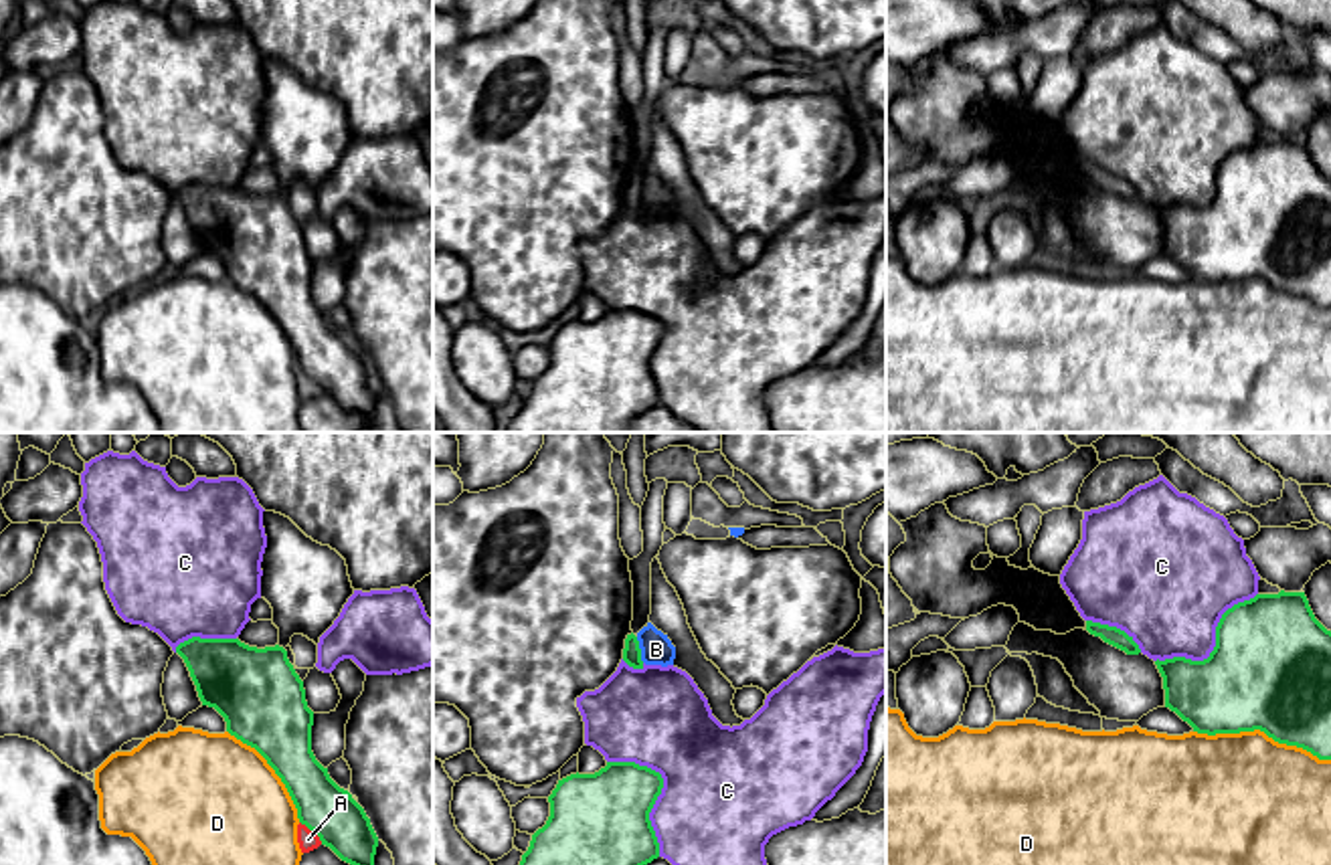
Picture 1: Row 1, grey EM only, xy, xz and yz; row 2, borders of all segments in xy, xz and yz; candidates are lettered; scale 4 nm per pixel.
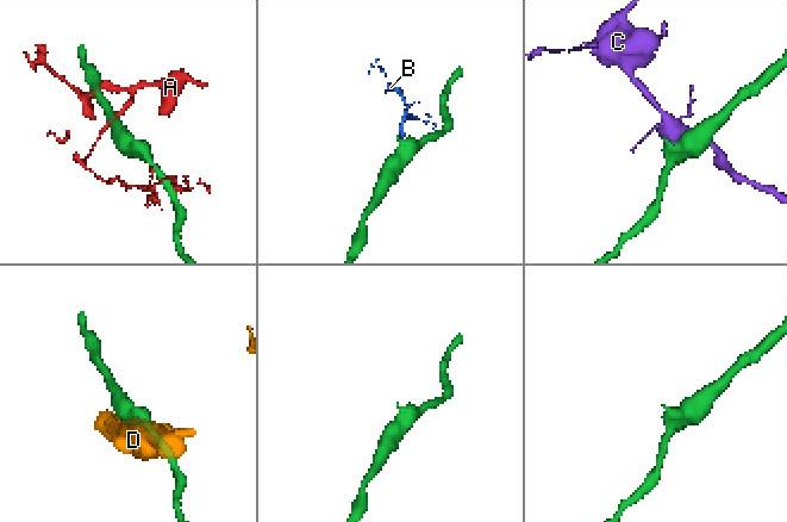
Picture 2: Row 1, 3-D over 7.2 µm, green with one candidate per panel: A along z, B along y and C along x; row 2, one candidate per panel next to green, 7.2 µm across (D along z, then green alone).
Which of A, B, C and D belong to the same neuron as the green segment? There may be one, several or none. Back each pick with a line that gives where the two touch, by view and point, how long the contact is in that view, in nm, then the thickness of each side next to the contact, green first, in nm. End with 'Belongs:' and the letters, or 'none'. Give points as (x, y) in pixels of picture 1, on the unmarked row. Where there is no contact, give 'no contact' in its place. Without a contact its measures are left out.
Belongs: none

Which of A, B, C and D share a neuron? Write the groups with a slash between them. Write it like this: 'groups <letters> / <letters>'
groups A / B / C / D

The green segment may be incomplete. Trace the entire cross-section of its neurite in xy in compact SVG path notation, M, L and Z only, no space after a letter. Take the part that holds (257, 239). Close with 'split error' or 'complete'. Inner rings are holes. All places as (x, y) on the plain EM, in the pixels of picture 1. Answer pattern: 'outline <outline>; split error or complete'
outline M192 184L176 194L196 232L202 253L214 255L227 269L227 279L255 295L285 331L297 366L314 378L322 392L342 408L368 418L376 426L374 402L378 384L364 356L340 335L312 299L314 259L307 255L303 228L275 194L249 194L239 186Z; complete

